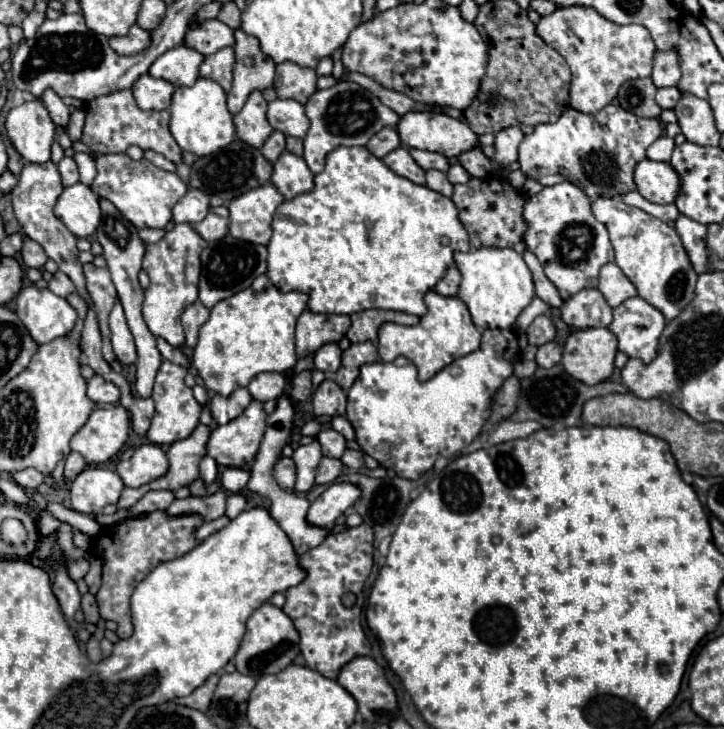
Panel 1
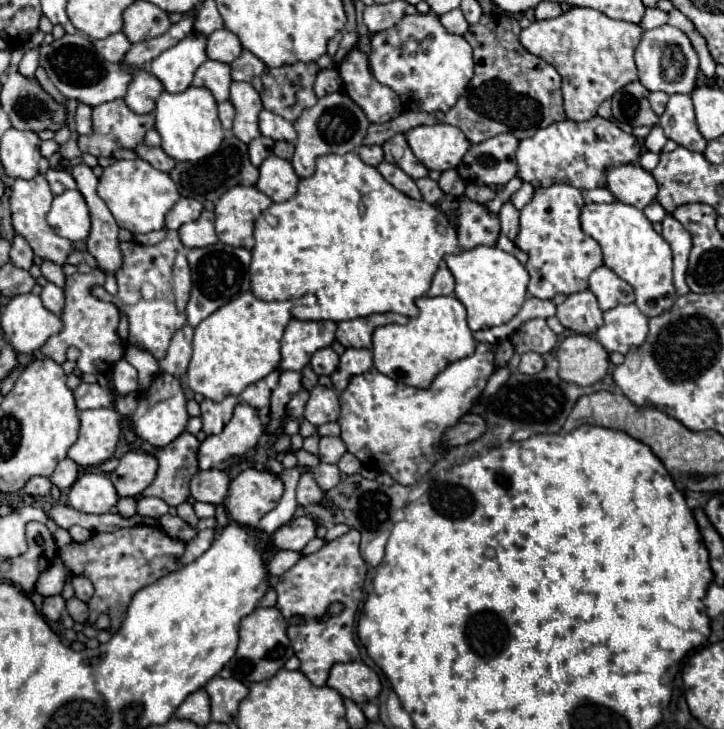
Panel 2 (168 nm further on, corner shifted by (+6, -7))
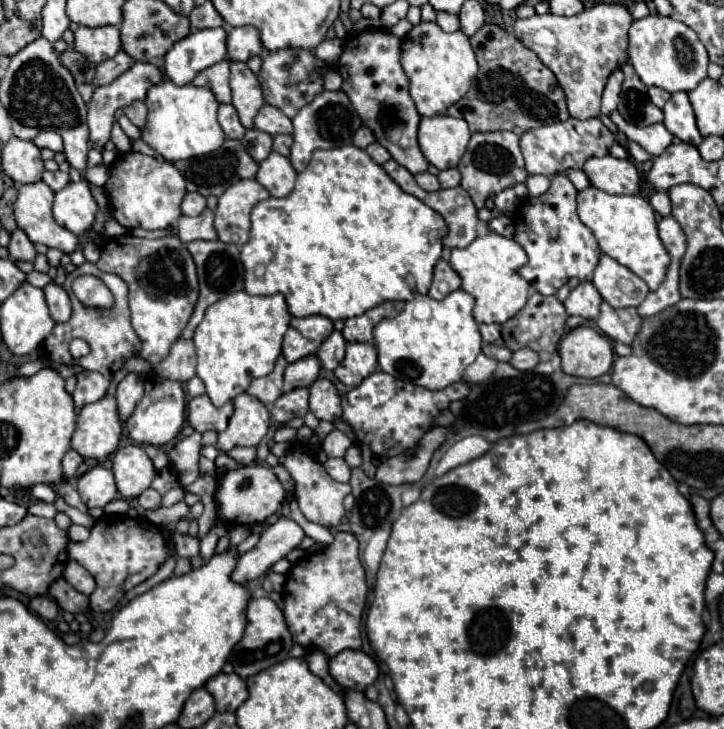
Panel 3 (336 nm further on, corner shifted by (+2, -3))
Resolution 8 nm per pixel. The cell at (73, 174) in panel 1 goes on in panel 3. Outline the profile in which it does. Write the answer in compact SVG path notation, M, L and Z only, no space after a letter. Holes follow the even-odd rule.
M56 170L56 172L44 172L44 176L42 176L42 180L54 190L54 192L58 192L58 190L62 190L68 182L70 182L70 176L68 174L64 174L64 172L60 172L60 170Z

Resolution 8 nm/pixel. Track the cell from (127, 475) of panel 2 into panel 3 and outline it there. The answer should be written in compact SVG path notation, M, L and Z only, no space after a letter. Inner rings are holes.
M130 444L116 450L112 458L112 472L118 486L118 492L130 500L140 496L156 476L156 468L142 446Z

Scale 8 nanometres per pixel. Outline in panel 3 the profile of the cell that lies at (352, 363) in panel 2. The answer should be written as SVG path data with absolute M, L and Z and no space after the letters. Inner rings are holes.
M350 342L346 346L346 356L340 362L340 366L334 370L334 376L354 388L358 386L364 378L368 378L372 372L376 372L376 348L370 342Z

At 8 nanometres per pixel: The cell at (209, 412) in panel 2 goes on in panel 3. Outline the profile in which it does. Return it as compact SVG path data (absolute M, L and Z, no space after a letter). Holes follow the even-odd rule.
M206 394L196 396L188 402L188 422L200 434L204 434L208 430L222 432L228 424L228 418L232 416L232 412L234 412L232 402L226 402L224 406L216 408Z

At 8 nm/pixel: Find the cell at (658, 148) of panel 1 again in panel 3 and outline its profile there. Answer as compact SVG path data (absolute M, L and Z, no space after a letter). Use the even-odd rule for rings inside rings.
M628 140L626 150L628 150L628 154L630 154L636 162L646 162L646 160L650 160L650 158L652 158L644 148L640 148L640 146L638 146L636 142L632 142L632 140Z

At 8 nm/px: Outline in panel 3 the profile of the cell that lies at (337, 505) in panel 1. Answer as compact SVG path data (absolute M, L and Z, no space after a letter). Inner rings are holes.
M282 516L276 524L264 530L260 542L252 550L238 558L230 578L238 584L248 584L260 578L264 572L272 568L272 564L276 564L290 550L294 550L304 536L304 530L294 520Z

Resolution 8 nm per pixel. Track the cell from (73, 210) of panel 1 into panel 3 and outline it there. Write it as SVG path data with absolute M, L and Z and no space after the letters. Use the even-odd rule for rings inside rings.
M86 180L70 182L66 188L56 192L54 198L54 220L74 232L76 236L90 230L96 220L98 204L90 192Z

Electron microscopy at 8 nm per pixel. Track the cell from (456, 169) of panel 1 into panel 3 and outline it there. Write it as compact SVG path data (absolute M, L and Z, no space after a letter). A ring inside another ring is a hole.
M456 168L442 170L438 174L438 180L440 180L440 188L454 188L454 186L460 184L460 172Z

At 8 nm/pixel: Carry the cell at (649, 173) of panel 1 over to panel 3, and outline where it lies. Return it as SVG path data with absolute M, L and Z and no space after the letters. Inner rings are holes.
M614 156L588 158L582 166L590 184L608 194L640 194L642 180L630 160Z

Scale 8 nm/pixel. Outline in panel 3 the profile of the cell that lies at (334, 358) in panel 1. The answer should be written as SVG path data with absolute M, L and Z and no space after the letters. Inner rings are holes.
M334 330L334 332L322 342L322 346L320 346L320 350L318 350L318 358L320 358L322 366L324 366L326 370L334 370L334 368L342 362L342 358L344 358L344 348L346 348L344 336Z

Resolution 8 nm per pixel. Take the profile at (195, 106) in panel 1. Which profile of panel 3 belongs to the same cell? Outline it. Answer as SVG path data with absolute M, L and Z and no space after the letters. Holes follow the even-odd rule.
M166 80L146 92L144 104L148 108L148 116L146 126L140 128L140 138L164 160L176 162L194 156L204 156L222 146L224 132L220 130L220 124L216 120L218 102L216 98L212 98L212 90L198 88L192 84L176 86L174 82Z

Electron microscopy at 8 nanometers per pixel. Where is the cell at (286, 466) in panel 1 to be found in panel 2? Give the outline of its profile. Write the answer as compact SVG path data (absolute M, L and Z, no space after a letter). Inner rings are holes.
M246 468L236 480L230 482L226 510L240 526L256 528L260 518L278 504L282 494L284 482L276 474Z

